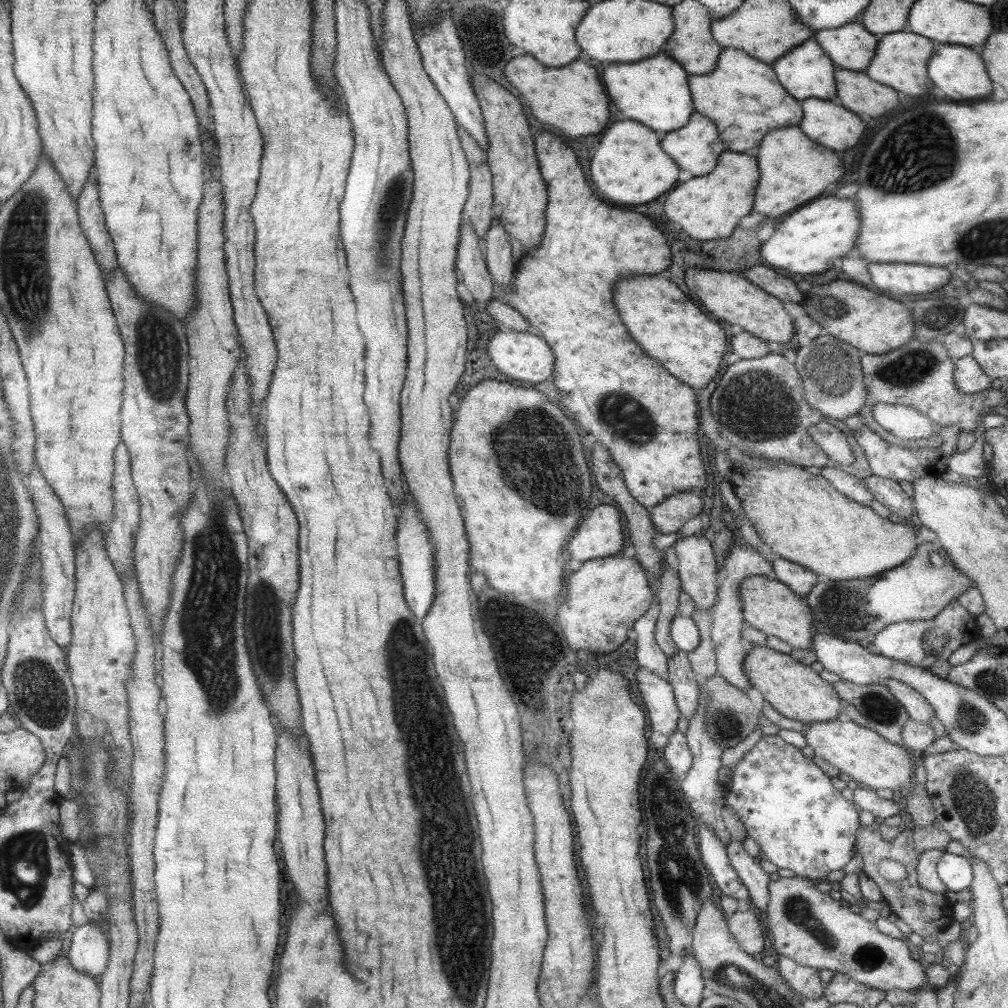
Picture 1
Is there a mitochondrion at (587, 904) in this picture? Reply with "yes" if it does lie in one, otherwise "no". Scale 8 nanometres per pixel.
no

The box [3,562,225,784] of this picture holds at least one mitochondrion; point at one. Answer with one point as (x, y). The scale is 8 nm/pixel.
(40, 694)

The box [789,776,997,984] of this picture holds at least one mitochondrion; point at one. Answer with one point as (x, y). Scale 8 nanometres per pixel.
(869, 956)

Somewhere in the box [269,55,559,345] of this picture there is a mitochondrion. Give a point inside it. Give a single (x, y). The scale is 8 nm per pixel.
(392, 201)

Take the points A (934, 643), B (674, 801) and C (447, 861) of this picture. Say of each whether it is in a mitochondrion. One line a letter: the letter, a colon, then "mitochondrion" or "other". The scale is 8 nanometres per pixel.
A: mitochondrion
B: other
C: mitochondrion

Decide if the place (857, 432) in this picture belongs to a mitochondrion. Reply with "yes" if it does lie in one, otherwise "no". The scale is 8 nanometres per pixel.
no

